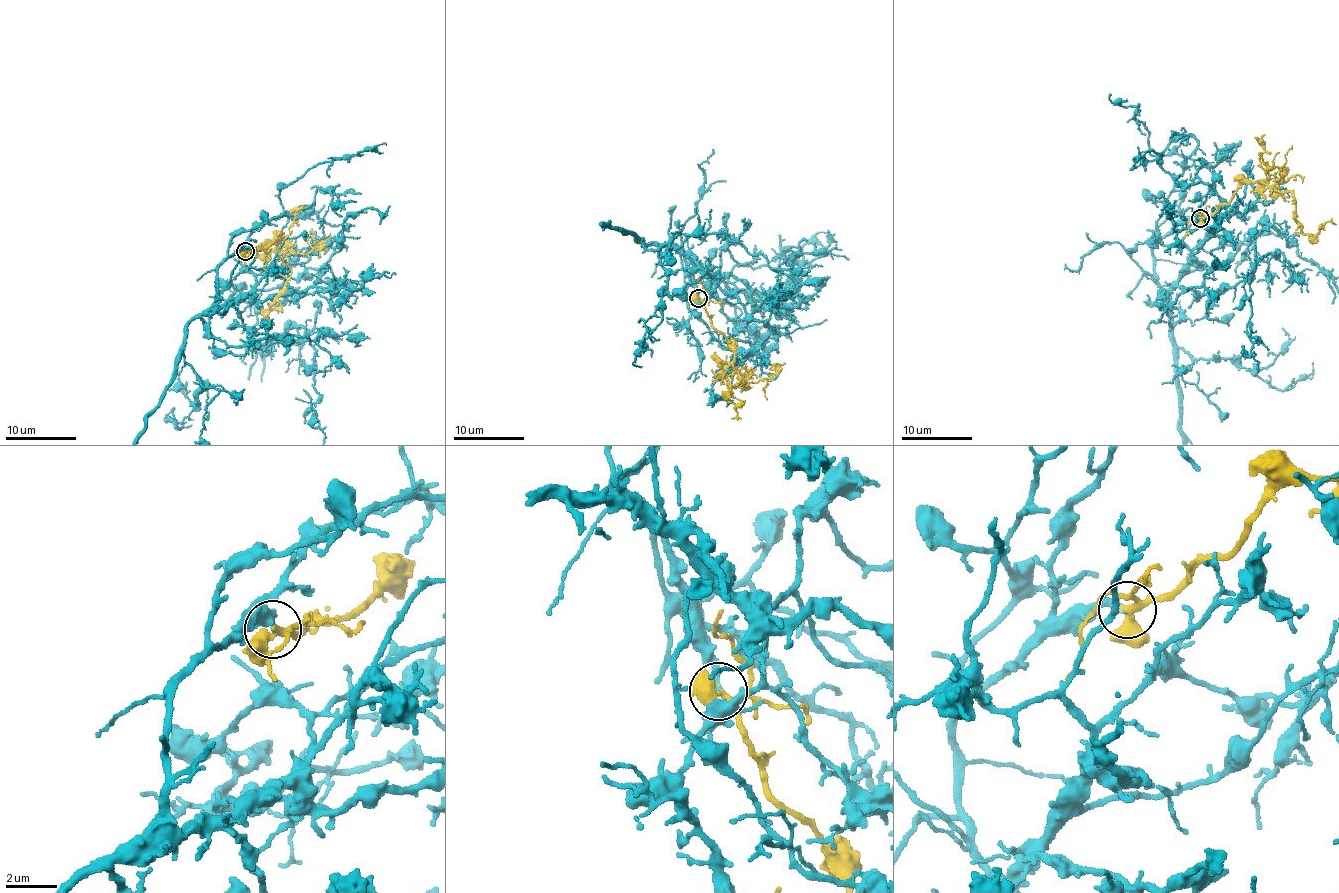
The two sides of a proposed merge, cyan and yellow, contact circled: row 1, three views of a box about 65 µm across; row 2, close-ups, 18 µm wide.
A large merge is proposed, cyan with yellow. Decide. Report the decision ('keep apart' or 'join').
join

